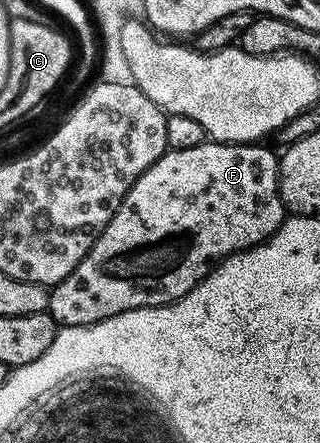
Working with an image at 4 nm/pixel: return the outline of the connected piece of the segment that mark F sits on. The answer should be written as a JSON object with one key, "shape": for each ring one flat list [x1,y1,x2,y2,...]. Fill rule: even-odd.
{"shape":[[207,140,195,148,168,149,162,158,155,160,155,164,151,164,151,168,147,168,147,172,143,172,143,176,139,176,139,180,135,180,135,184,131,184,131,188,119,204,115,216,111,216,111,224,107,224,107,228,103,228,103,232,97,237,95,244,91,244,87,256,83,256,83,260,79,260,79,264,71,272,71,276,67,276,49,290,47,313,57,322,58,327,90,326,99,324,111,316,119,316,128,310,171,304,175,300,187,296,191,292,191,288,195,288,195,284,204,280,213,271,214,266,219,265,227,256,268,240,285,223,286,217,287,211,279,192,279,154,276,149,268,150,265,144,252,142,214,142,212,140]]}

